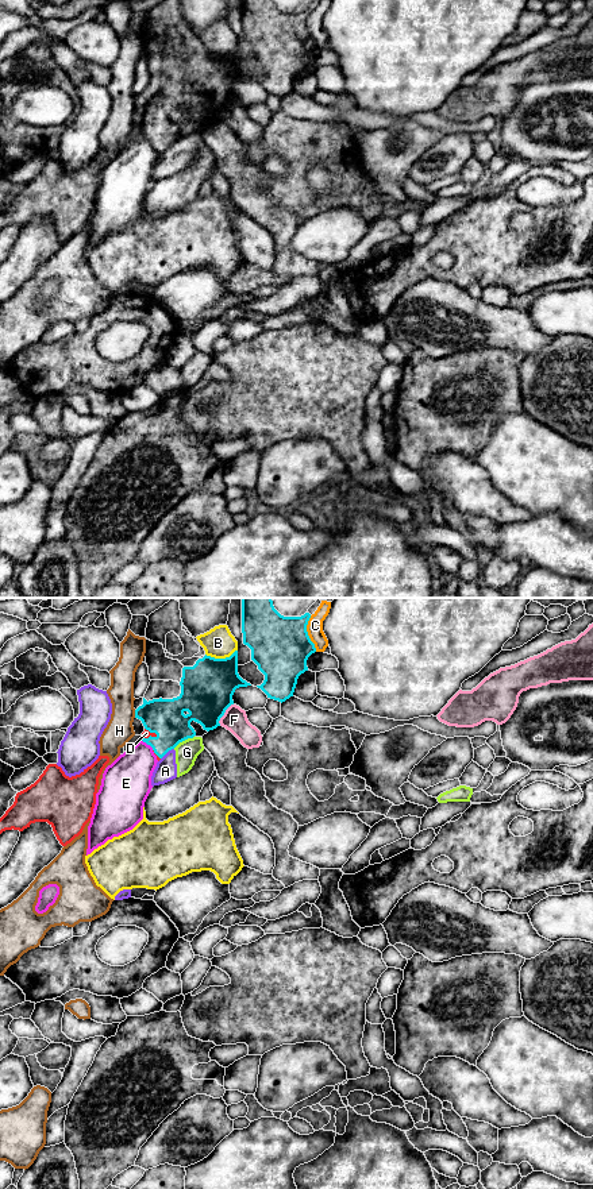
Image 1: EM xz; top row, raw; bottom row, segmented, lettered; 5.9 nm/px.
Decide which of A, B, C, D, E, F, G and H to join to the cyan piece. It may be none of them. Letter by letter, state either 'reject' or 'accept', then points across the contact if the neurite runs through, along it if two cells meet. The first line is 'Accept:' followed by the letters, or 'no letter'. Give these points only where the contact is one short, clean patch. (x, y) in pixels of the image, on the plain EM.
Accept: D
A: reject
B: reject
C: reject
D: accept
E: reject
F: reject
G: reject
H: reject; border along xz (134, 105), (135, 112)

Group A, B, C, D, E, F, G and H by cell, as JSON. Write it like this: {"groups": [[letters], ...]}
{"groups": [["A", "G"], ["B"], ["C"], ["D"], ["E"], ["F"], ["H"]]}

